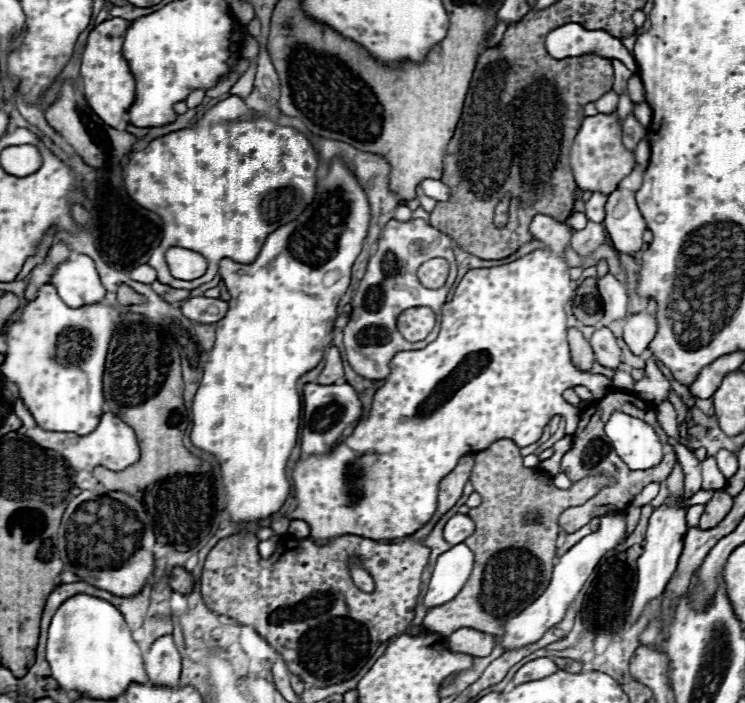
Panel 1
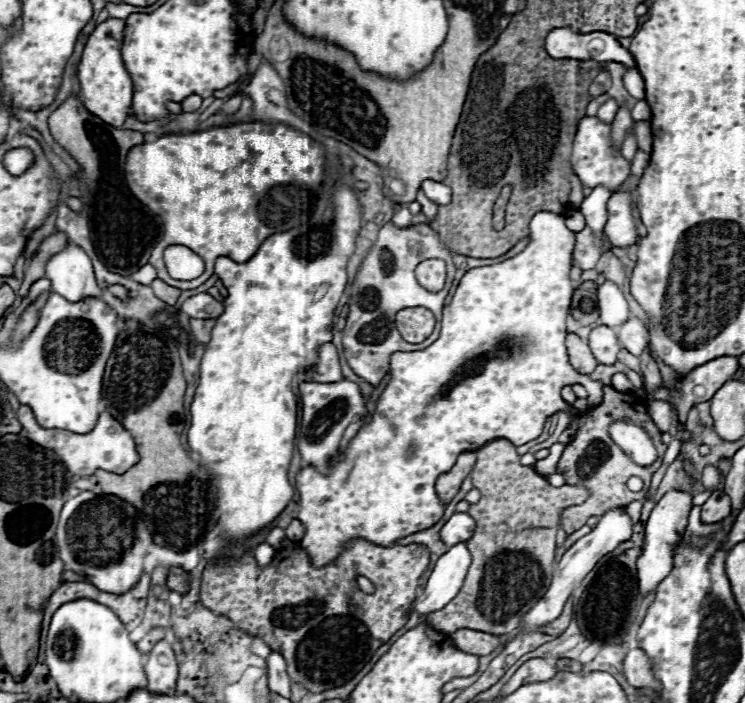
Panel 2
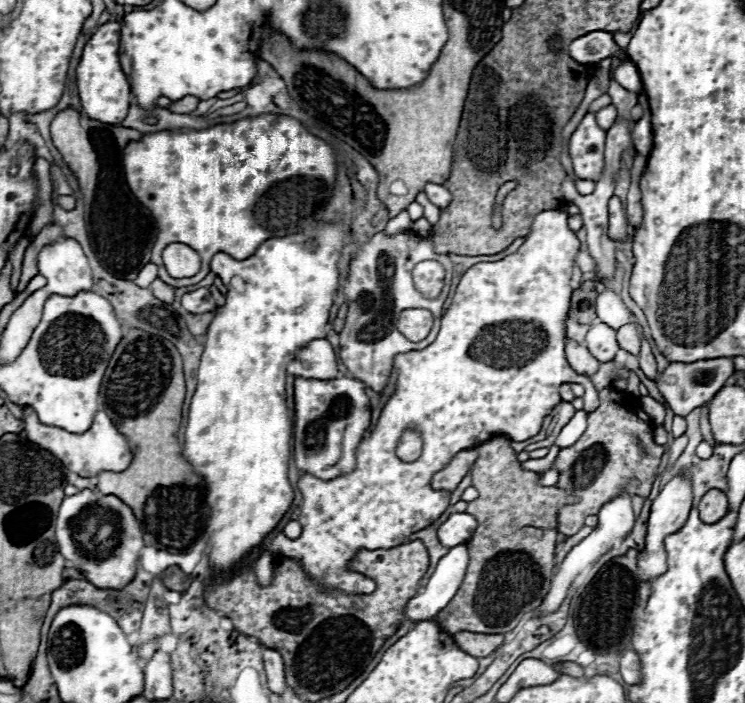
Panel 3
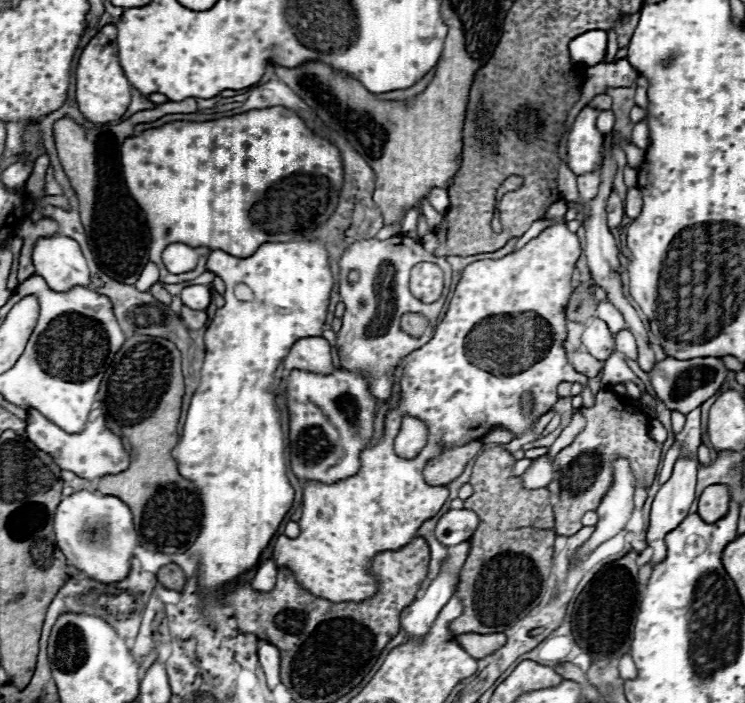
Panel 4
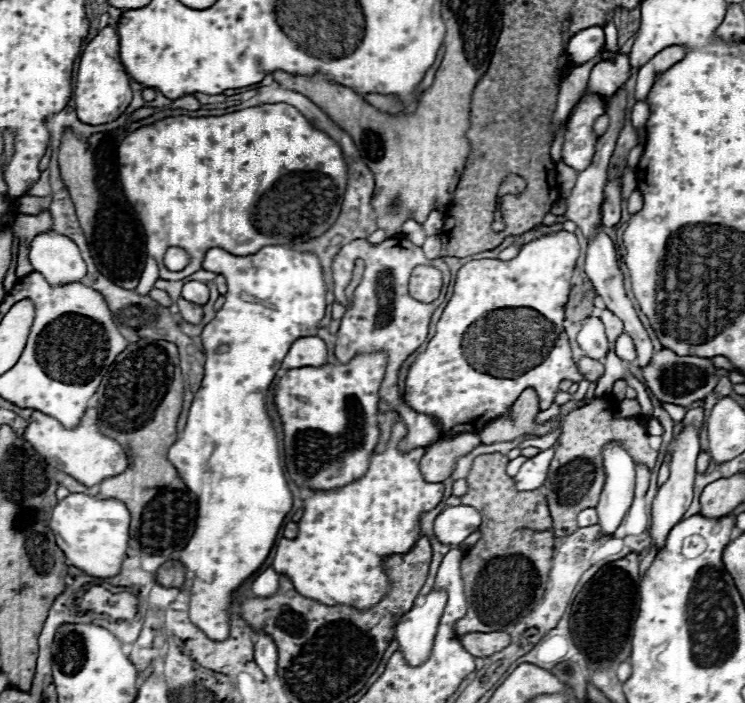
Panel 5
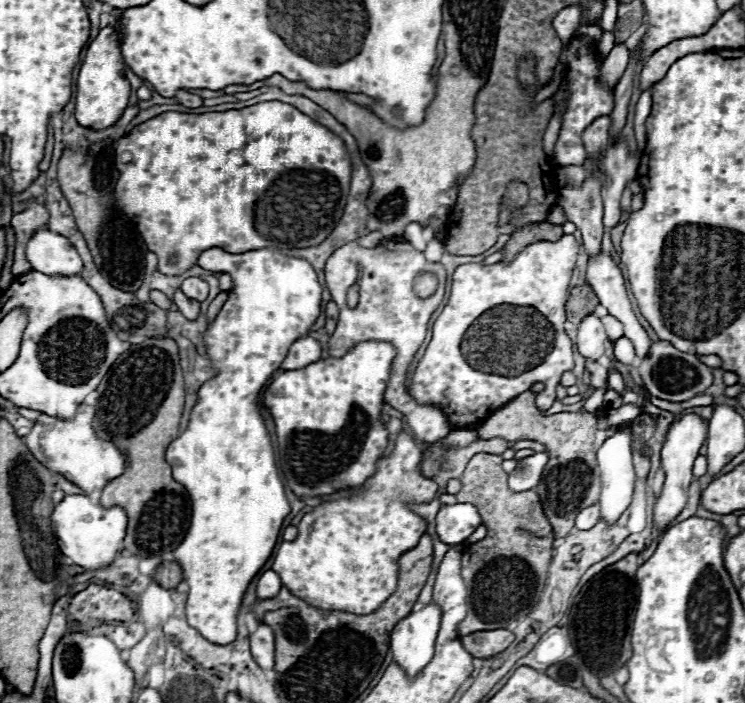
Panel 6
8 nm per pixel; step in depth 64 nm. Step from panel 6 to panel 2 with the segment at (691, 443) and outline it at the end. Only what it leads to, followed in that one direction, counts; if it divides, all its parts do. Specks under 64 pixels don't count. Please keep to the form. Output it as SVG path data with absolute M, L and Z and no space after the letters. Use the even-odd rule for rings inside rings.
M668 490L650 512L650 518L646 522L646 538L644 548L638 558L638 584L640 594L656 590L656 586L670 574L672 570L672 546L680 542L686 524L688 524L688 512L692 508L692 496L684 490Z

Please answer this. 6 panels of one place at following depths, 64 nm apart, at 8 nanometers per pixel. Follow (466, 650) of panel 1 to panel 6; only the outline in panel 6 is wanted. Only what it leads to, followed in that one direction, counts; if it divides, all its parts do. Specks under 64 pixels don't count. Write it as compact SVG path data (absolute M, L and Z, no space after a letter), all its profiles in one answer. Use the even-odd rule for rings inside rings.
M504 628L480 630L480 632L460 636L460 640L474 658L488 658L488 656L496 656L496 654L504 652L512 644L514 634Z

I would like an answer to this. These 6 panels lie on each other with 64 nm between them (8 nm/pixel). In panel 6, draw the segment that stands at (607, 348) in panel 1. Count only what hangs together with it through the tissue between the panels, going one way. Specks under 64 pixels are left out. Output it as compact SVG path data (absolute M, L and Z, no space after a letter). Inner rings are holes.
M588 314L578 328L576 336L578 352L588 360L598 360L600 356L604 356L604 342L606 342L606 332L602 322L596 316Z

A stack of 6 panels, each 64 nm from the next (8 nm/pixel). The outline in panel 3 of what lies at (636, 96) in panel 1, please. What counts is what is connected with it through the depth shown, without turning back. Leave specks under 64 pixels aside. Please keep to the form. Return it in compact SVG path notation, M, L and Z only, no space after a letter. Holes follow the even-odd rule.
M630 60L620 62L620 66L616 66L616 68L610 72L610 78L616 80L620 86L624 86L624 88L630 90L630 92L640 92L640 88L642 88L640 74L638 74L638 70L634 68L634 64L632 64Z

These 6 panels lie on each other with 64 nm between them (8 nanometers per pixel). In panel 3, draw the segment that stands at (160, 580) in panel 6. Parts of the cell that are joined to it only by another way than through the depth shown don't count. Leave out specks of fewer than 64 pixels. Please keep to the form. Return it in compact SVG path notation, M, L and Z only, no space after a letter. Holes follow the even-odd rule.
M170 566L162 572L162 582L168 590L176 590L176 592L184 592L190 584L188 574L184 574L178 566Z

